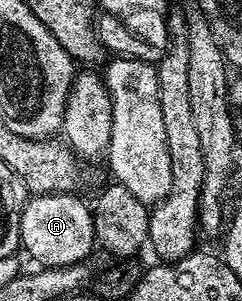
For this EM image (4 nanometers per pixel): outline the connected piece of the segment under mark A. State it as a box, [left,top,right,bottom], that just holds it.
[20,193,97,268]

